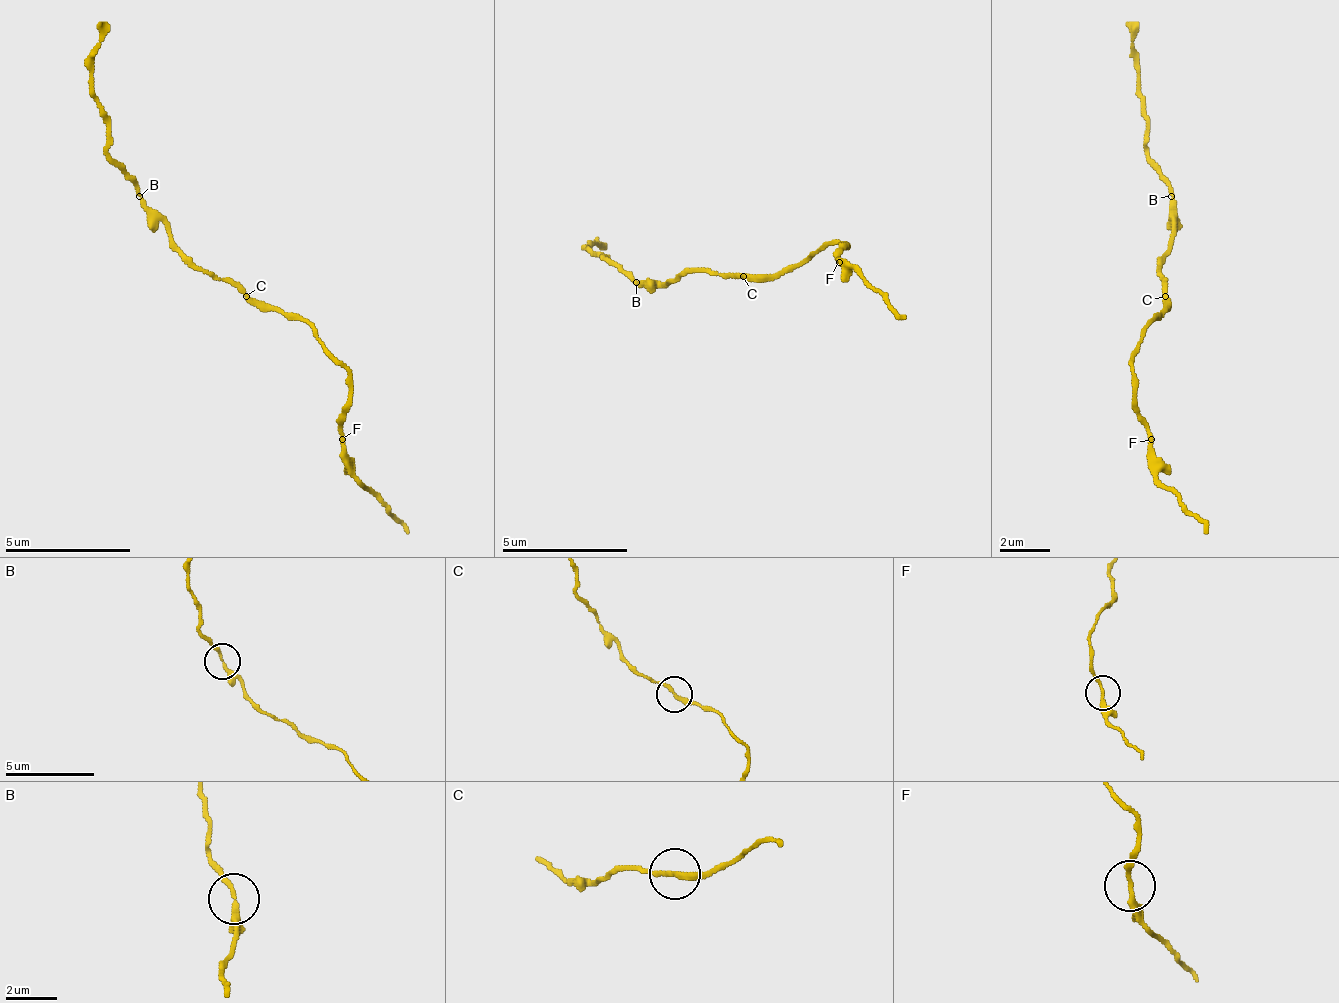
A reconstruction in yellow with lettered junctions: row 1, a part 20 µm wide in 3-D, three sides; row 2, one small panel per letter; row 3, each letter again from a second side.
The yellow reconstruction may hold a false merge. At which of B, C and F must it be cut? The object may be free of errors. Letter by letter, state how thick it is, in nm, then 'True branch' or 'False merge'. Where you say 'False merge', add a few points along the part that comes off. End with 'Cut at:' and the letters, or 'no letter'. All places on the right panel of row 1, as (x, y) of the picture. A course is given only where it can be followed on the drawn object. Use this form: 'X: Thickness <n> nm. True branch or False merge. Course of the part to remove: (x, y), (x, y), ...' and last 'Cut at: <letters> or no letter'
B: Thickness 200 nm. True branch
C: Thickness 240 nm. True branch
F: Thickness 200 nm. True branch
Cut at: no letter

